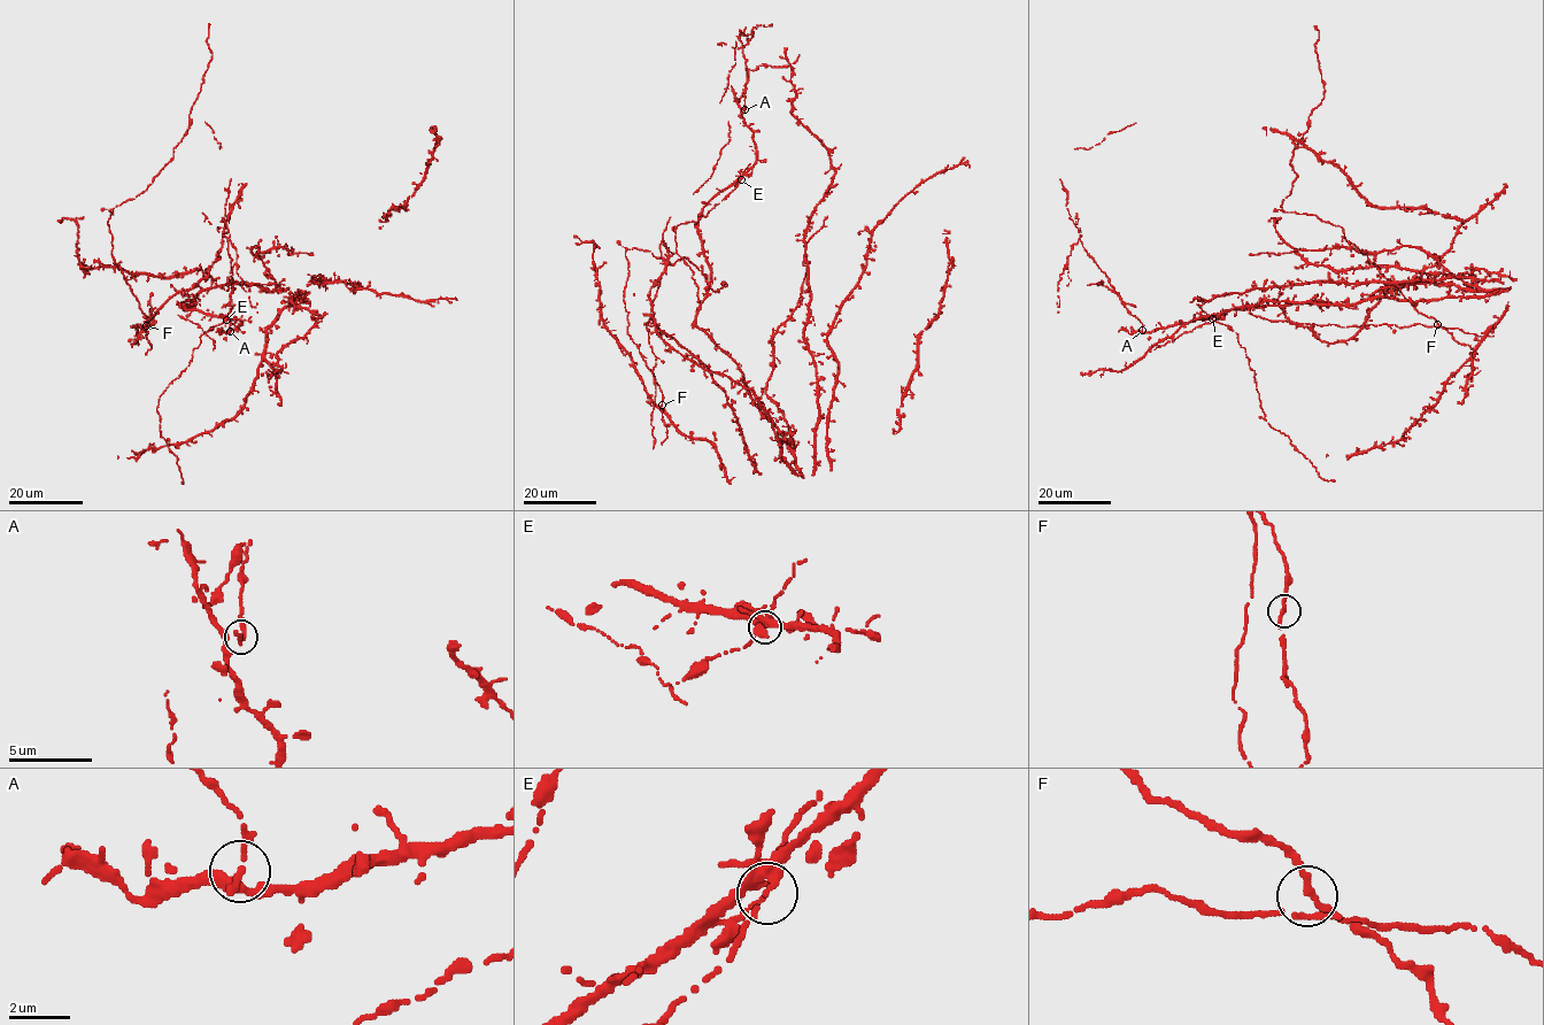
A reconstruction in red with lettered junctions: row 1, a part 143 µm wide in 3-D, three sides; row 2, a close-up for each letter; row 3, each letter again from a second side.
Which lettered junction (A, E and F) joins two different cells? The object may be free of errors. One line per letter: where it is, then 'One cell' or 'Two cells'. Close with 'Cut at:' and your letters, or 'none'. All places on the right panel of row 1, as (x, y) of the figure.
A: Place: (1142, 330). Two cells
E: Place: (1212, 318). One cell
F: Place: (1437, 324). One cell
Cut at: A

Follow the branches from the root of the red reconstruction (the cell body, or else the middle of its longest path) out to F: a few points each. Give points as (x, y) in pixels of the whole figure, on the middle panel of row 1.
F: (702, 361), (654, 322), (649, 293), (661, 278), (647, 329), (656, 356), (651, 372), (655, 402), (662, 405)

